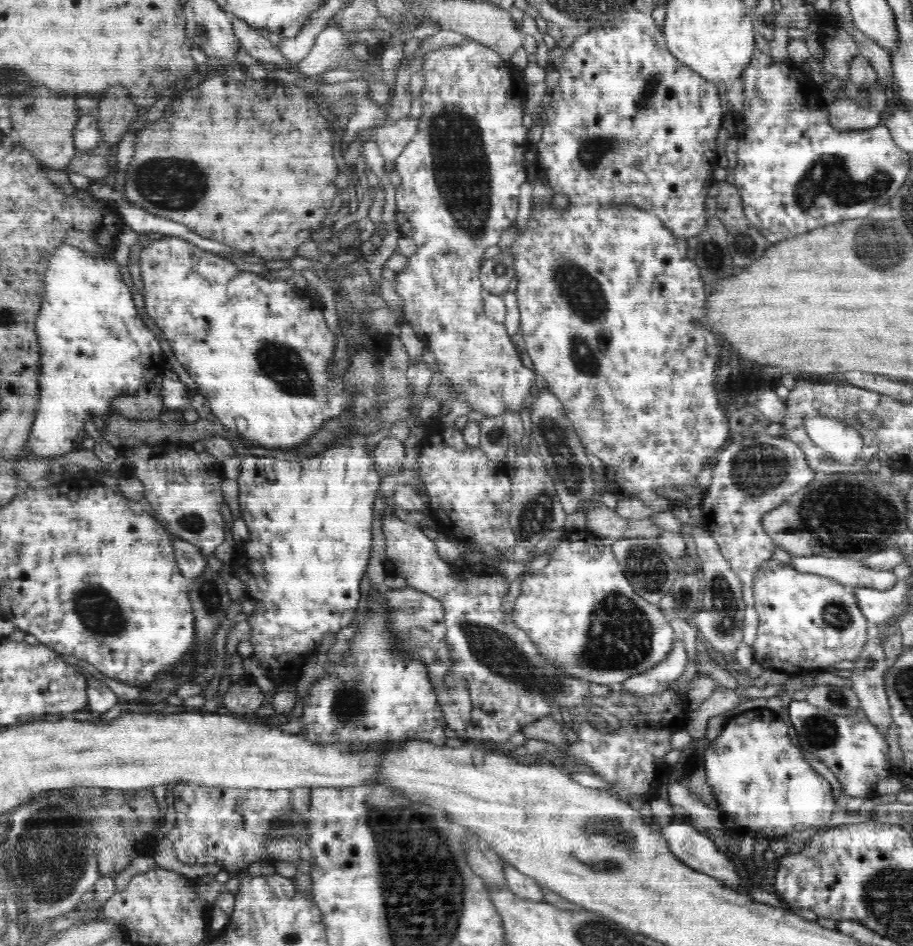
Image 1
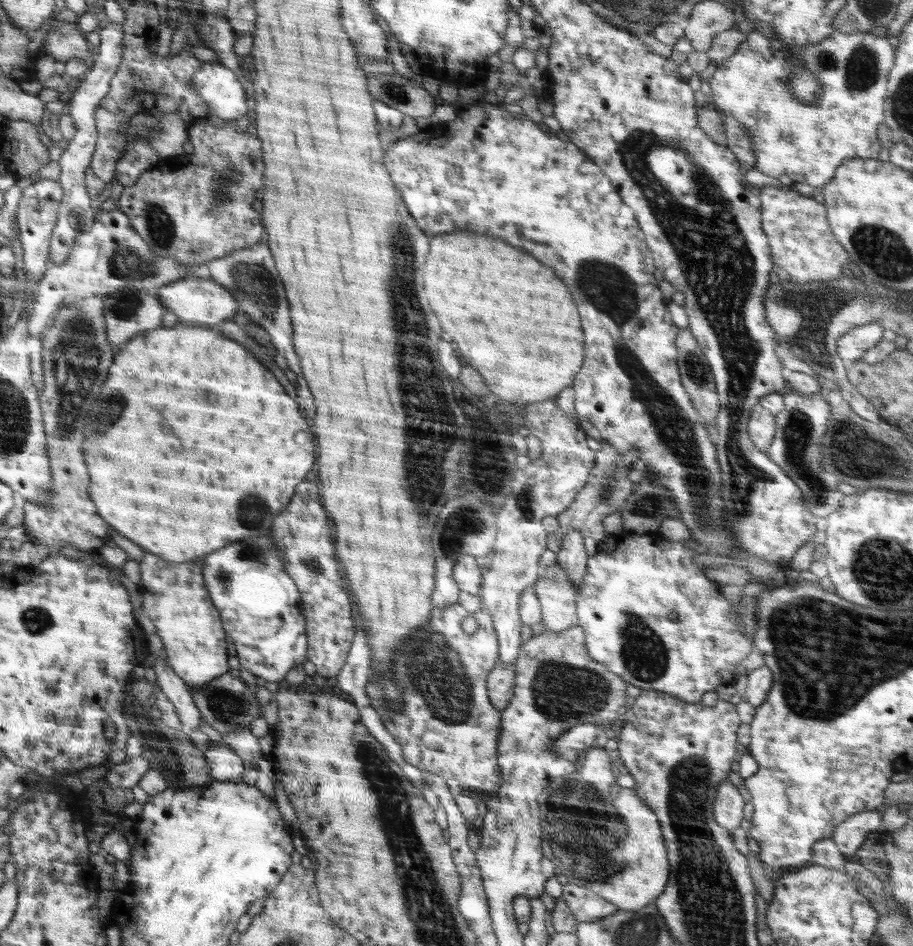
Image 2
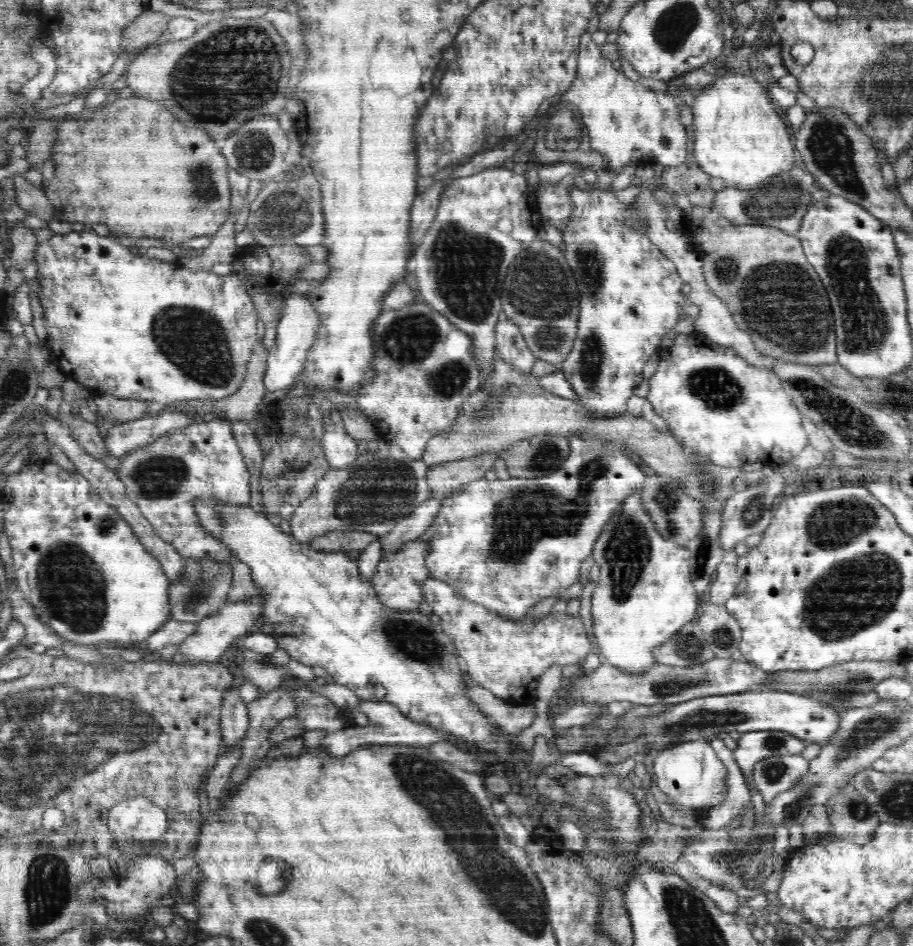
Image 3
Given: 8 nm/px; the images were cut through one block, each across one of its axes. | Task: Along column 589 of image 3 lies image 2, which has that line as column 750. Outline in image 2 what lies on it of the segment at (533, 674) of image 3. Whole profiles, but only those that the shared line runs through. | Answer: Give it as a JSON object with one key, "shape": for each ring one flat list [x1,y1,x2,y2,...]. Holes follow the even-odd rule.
{"shape":[[622,531,618,535,607,535,599,543,596,553,587,558,586,573,584,573,584,579,577,588,576,600,577,625,583,629,587,654,590,658,604,664,610,671,620,676,622,680,628,684,638,686,643,691,660,691,692,704,700,703,704,692,716,691,720,686,734,685,736,669,753,652,754,639,746,634,736,605,733,605,725,598,724,592,718,584,706,577,704,567,700,567,698,562,694,561,696,551,678,541,668,541,664,537,651,534,632,535,628,531]]}

